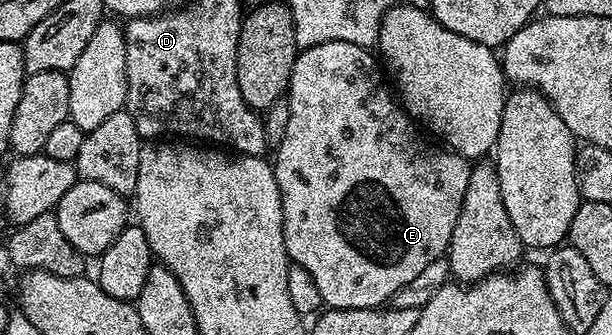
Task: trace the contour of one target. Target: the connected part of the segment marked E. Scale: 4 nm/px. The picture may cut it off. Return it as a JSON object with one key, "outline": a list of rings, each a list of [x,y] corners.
{"outline":[[[342,41],[319,43],[315,47],[298,52],[287,90],[290,107],[287,131],[284,132],[282,141],[275,147],[277,161],[272,162],[273,174],[281,192],[283,239],[285,249],[289,252],[290,262],[310,273],[311,279],[315,279],[315,283],[319,286],[322,302],[330,309],[375,309],[384,306],[395,295],[395,291],[411,283],[411,279],[430,266],[435,259],[446,256],[451,243],[451,231],[455,231],[455,219],[459,219],[459,211],[467,195],[470,162],[448,147],[417,137],[418,126],[413,118],[396,100],[389,101],[390,90],[387,88],[382,66],[378,58],[374,54],[373,58],[371,54],[369,49]]]}

